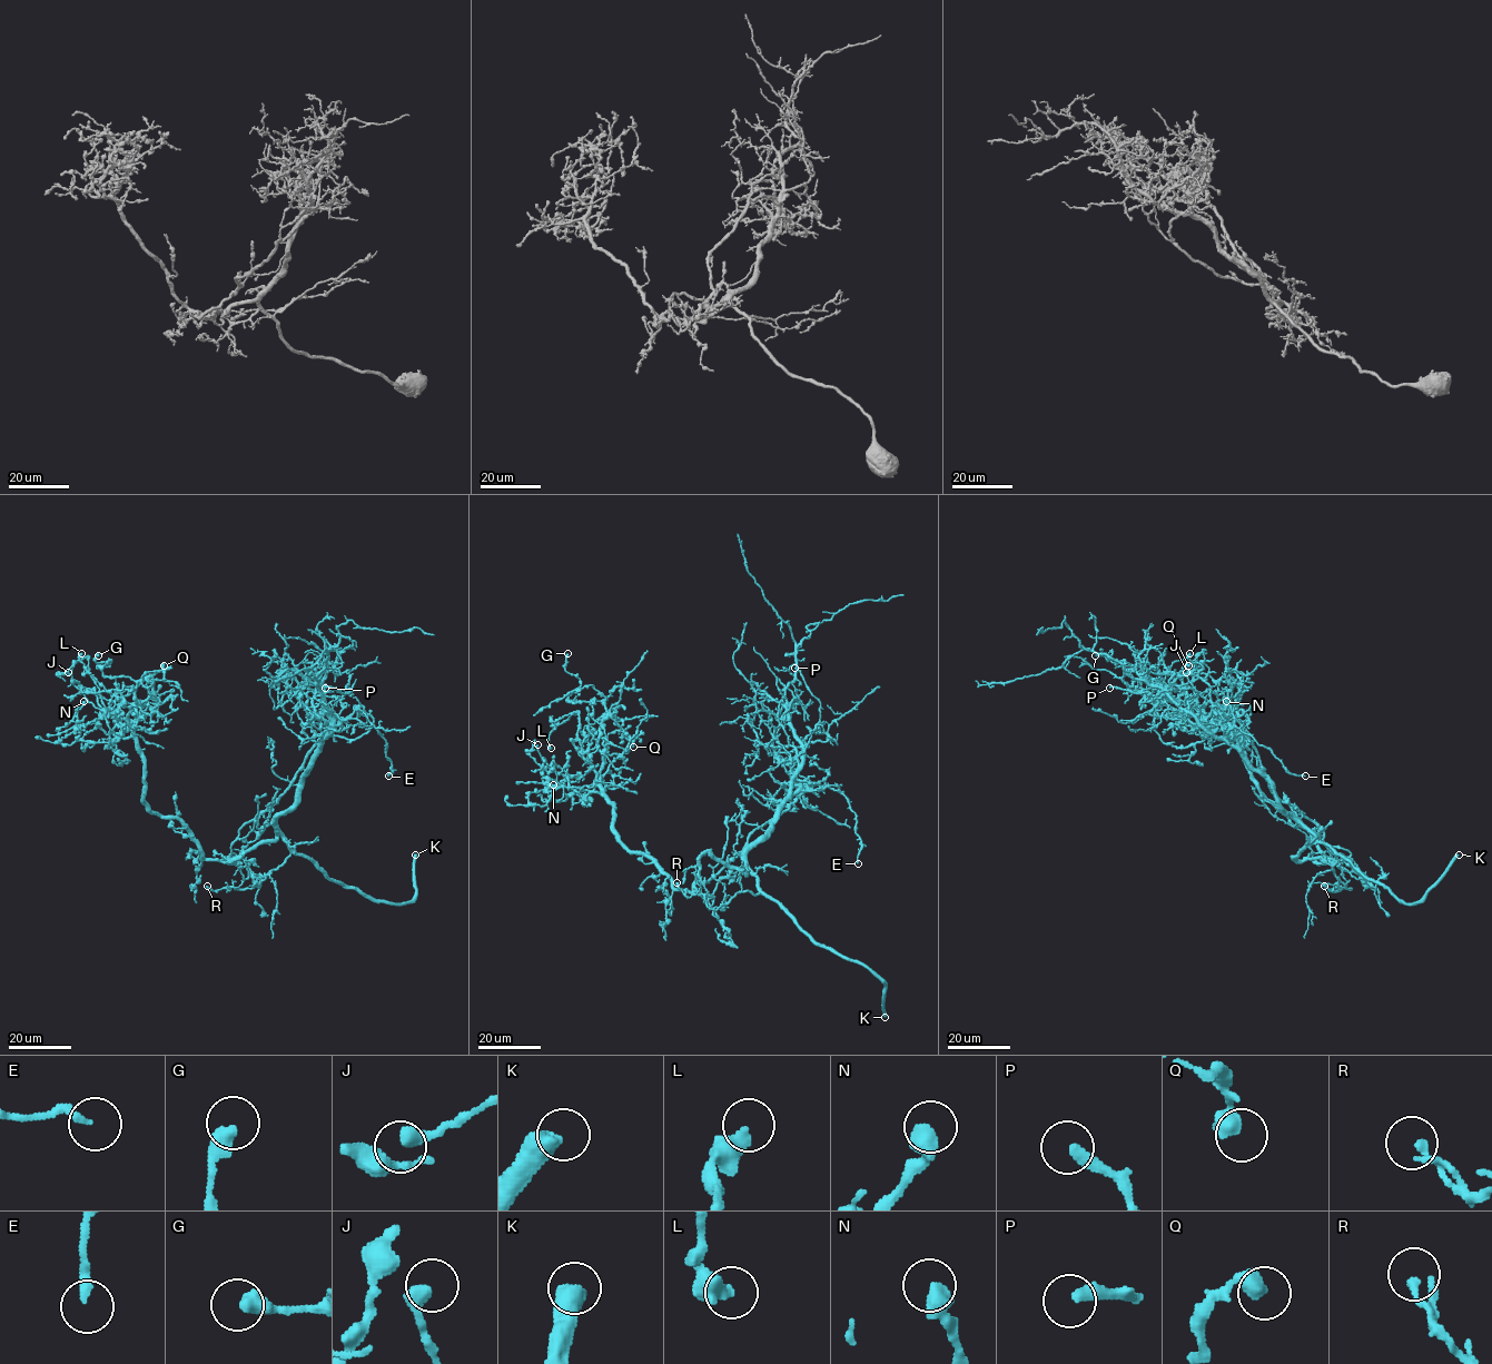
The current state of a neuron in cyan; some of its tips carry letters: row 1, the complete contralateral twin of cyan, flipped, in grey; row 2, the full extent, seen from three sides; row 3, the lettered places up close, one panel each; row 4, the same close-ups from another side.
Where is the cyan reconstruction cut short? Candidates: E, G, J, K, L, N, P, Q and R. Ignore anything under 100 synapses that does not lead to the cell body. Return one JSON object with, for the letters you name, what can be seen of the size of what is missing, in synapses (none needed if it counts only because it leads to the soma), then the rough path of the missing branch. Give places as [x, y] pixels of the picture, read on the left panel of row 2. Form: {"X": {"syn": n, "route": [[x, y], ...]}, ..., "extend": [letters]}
{"K": {"route": [[415, 855], [441, 827], [436, 827]]}, "extend": ["K"]}

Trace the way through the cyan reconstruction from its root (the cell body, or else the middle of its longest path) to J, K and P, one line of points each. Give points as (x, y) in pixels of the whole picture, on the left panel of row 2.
J: (239, 829), (227, 861), (207, 860), (177, 819), (152, 813), (135, 733), (73, 681), (75, 663), (68, 672)
K: (239, 829), (226, 861), (272, 842), (279, 833), (329, 878), (388, 902), (407, 903), (415, 896), (415, 855)
P: (239, 829), (277, 801), (327, 728), (323, 695), (334, 688), (351, 695), (325, 688)

